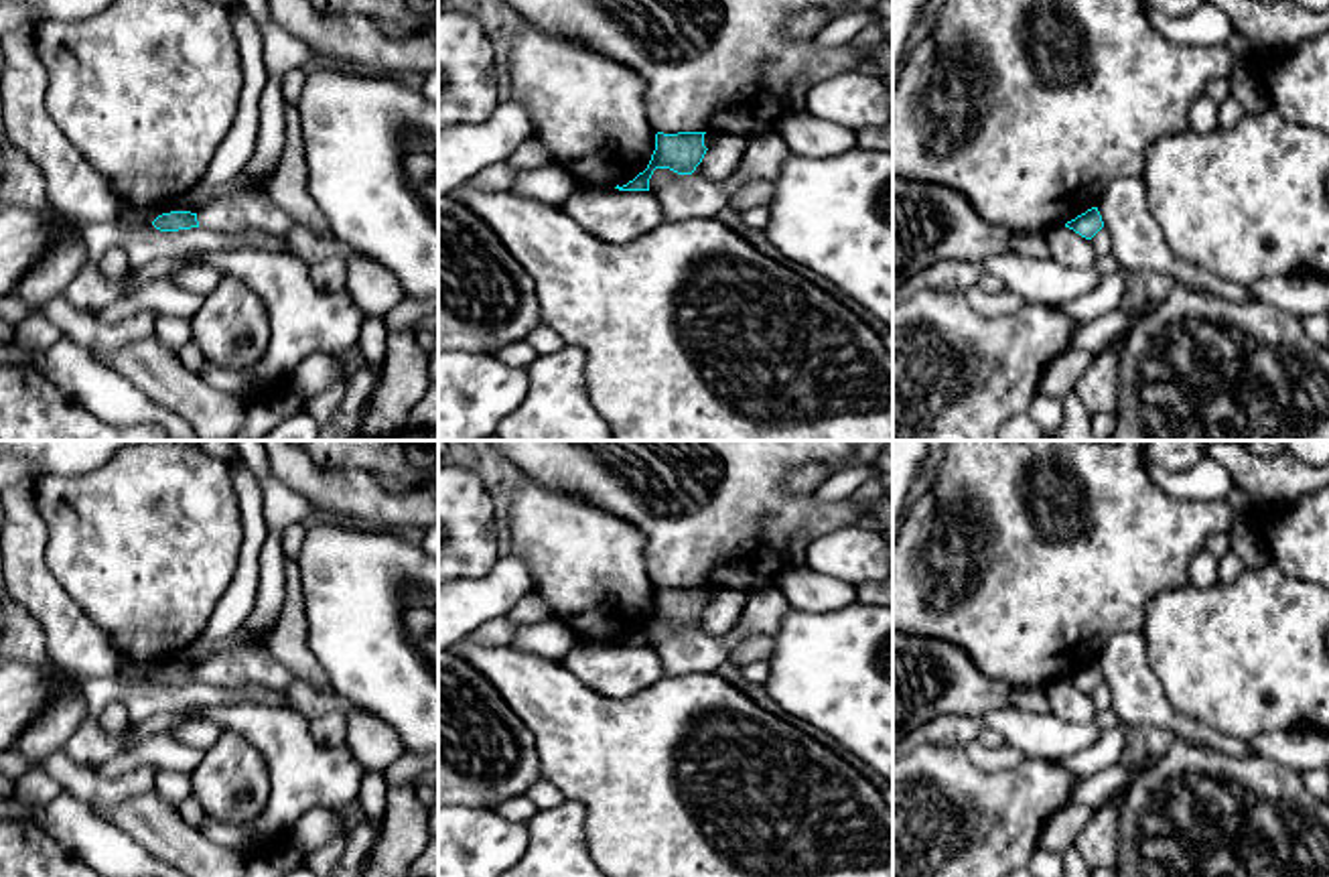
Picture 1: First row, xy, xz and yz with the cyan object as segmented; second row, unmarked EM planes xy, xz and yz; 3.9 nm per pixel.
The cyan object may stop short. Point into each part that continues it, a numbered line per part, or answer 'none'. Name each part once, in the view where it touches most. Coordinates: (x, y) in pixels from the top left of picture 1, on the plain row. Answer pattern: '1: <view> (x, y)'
1: xy (248, 662)

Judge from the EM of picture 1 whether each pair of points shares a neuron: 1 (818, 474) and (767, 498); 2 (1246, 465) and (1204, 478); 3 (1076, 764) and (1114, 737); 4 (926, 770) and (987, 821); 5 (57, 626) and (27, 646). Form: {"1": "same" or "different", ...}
{"1": "different", "2": "different", "3": "same", "4": "same", "5": "different"}

